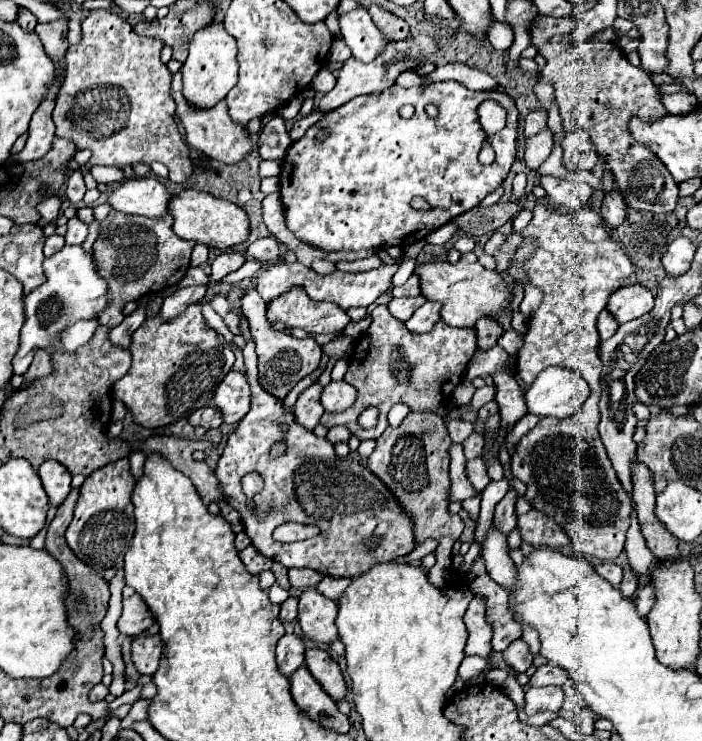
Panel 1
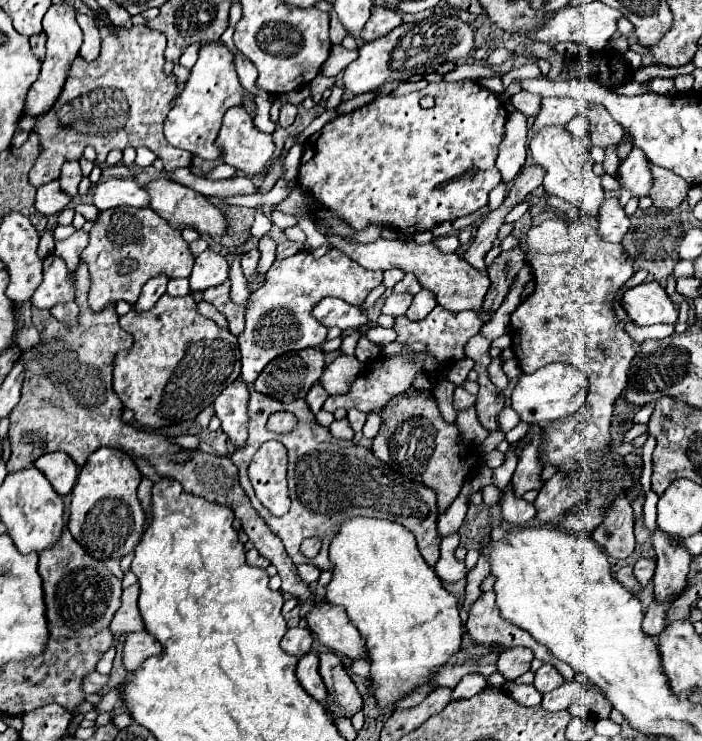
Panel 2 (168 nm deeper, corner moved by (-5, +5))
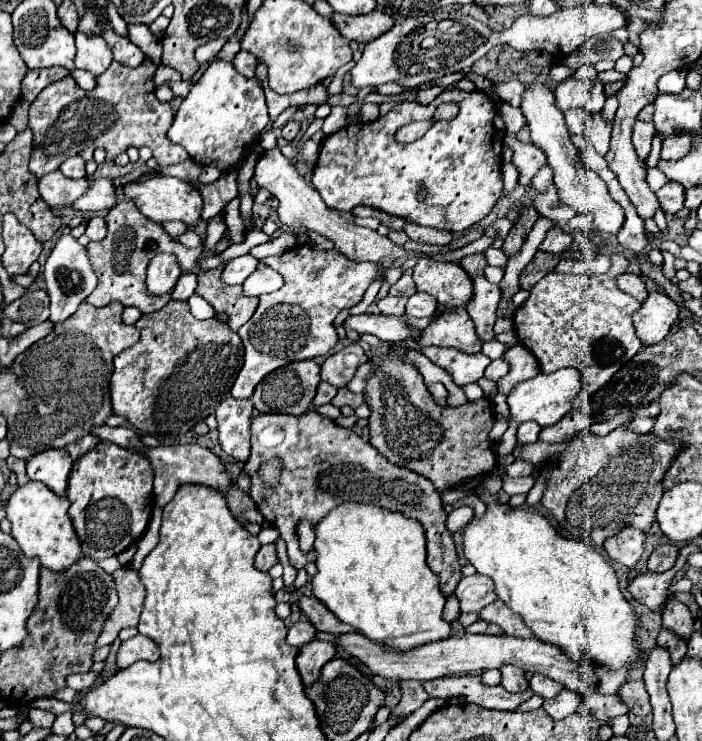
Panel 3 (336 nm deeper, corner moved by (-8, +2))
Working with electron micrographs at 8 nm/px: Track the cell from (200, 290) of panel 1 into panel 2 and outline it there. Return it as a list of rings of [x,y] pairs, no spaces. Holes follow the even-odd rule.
[[[203,252],[195,258],[195,266],[189,276],[191,292],[203,292],[211,286],[217,286],[225,282],[227,276],[227,260],[217,252]]]

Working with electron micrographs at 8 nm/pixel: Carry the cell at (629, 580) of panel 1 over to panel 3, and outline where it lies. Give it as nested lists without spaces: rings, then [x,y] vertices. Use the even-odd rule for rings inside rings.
[[[674,543],[670,545],[660,545],[658,549],[654,549],[654,553],[648,557],[648,569],[654,573],[664,573],[668,569],[674,567],[678,559],[678,547]]]

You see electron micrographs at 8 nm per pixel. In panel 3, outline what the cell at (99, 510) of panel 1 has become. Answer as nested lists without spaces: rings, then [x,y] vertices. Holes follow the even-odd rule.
[[[100,441],[74,463],[68,477],[66,499],[70,501],[68,513],[86,557],[94,561],[114,557],[146,531],[154,505],[152,481],[152,465],[142,453],[128,451],[110,441]]]

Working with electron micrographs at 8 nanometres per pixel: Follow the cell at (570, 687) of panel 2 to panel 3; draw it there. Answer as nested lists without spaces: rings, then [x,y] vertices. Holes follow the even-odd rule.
[[[564,689],[560,695],[556,695],[554,699],[548,699],[544,701],[542,709],[554,719],[554,721],[560,721],[560,719],[566,719],[568,715],[576,713],[578,705],[580,705],[582,697],[578,693],[572,693],[570,689]]]

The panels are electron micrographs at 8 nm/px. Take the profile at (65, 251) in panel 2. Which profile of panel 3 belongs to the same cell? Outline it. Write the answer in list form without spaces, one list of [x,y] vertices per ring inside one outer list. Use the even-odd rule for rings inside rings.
[[[62,235],[60,241],[56,243],[54,251],[50,253],[50,257],[44,265],[44,279],[46,279],[46,291],[52,299],[52,303],[50,303],[50,321],[52,323],[66,321],[70,315],[74,315],[78,305],[84,303],[86,297],[98,285],[98,277],[88,261],[86,249],[72,235]]]

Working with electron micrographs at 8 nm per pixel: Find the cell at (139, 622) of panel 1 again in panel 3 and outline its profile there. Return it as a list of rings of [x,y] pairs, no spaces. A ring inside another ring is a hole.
[[[120,567],[112,573],[116,589],[118,589],[118,605],[114,607],[114,611],[110,613],[110,617],[106,619],[106,625],[96,641],[96,647],[104,647],[110,645],[118,633],[126,627],[136,627],[142,607],[144,607],[144,585],[138,579],[138,571],[128,567]]]

